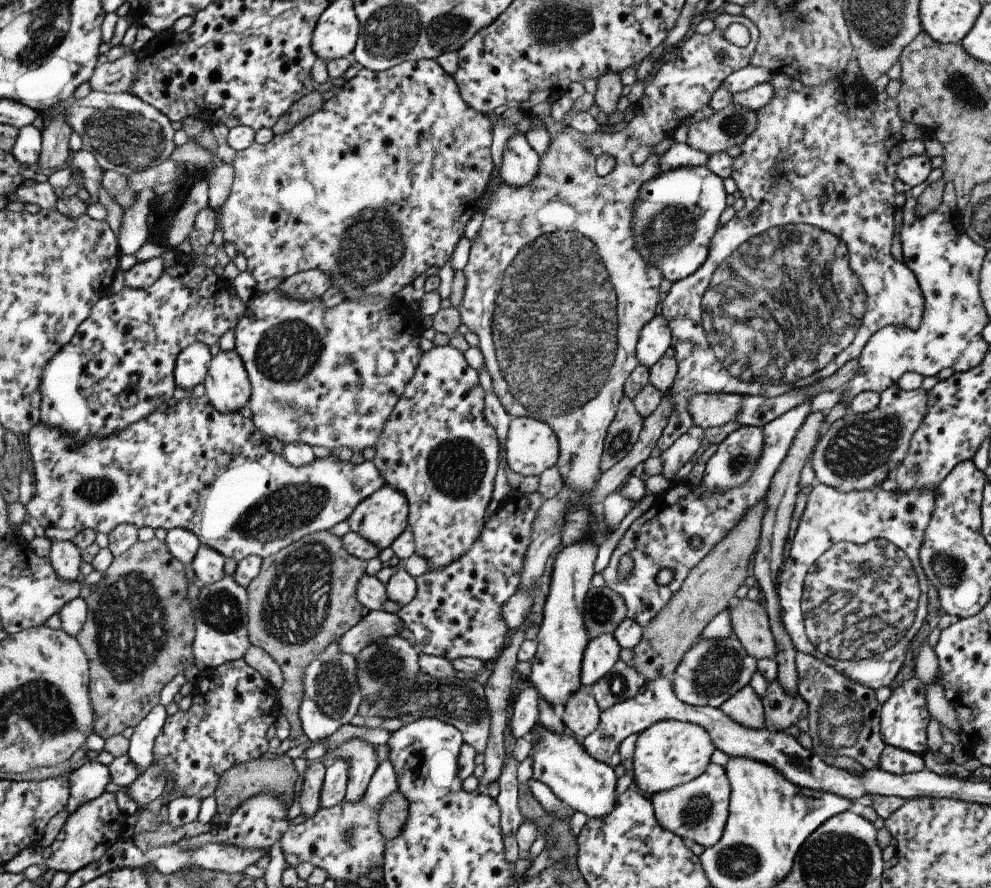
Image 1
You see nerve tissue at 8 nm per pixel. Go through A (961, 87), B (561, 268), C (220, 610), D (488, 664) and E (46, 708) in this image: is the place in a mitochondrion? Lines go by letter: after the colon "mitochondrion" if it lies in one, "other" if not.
A: mitochondrion
B: mitochondrion
C: mitochondrion
D: other
E: mitochondrion

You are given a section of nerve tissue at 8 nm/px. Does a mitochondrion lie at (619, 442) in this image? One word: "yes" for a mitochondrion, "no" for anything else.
yes

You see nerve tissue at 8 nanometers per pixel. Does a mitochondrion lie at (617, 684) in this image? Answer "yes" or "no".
yes

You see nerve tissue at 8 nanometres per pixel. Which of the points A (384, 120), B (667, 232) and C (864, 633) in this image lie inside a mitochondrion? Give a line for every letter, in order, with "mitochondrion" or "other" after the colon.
A: other
B: mitochondrion
C: mitochondrion

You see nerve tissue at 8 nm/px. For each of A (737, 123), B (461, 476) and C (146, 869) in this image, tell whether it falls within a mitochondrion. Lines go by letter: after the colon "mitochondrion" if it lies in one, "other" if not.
A: mitochondrion
B: mitochondrion
C: other

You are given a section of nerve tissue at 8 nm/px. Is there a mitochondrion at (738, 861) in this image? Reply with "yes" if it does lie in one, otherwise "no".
yes

